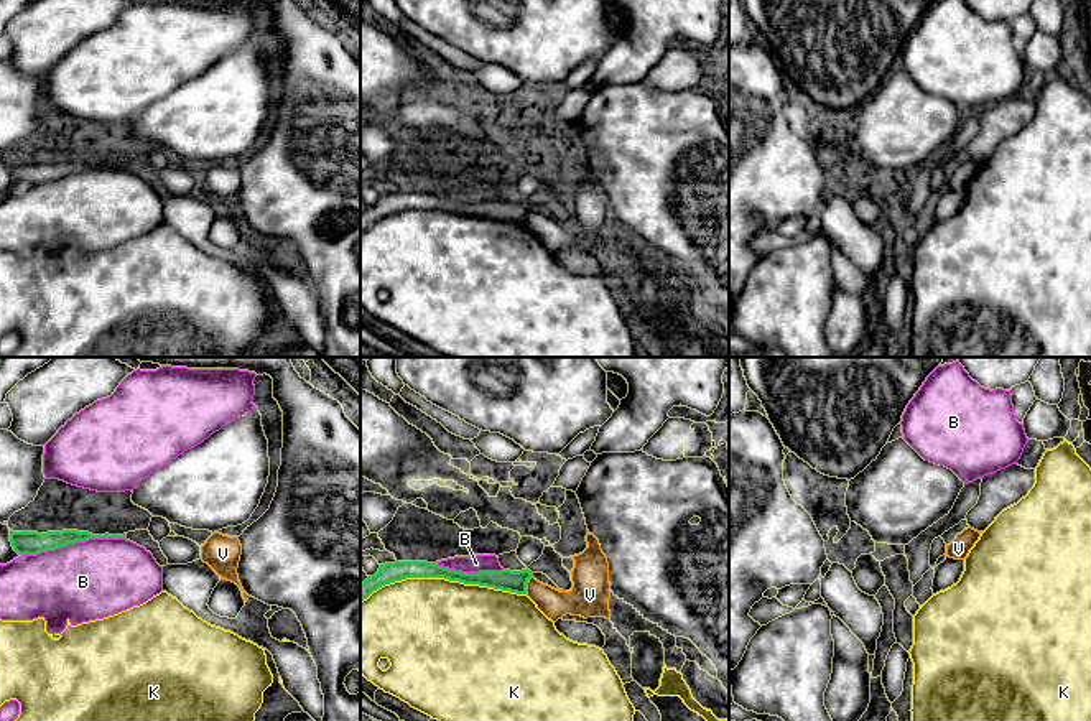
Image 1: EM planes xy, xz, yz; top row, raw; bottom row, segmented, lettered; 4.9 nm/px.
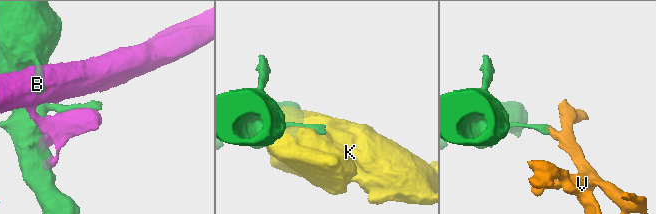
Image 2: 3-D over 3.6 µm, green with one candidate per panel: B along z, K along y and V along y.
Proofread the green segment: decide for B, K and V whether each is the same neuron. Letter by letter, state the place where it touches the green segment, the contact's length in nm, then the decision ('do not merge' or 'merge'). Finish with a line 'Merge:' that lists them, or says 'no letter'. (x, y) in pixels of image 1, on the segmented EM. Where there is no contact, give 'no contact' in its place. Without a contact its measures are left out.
B: meets green in xy at (73, 542); contact 500 nm long; do not merge
K: meets green in xz at (443, 576); contact 800 nm long; do not merge
V: meets green in xz at (525, 585); contact 100 nm long; do not merge
Merge: no letter

